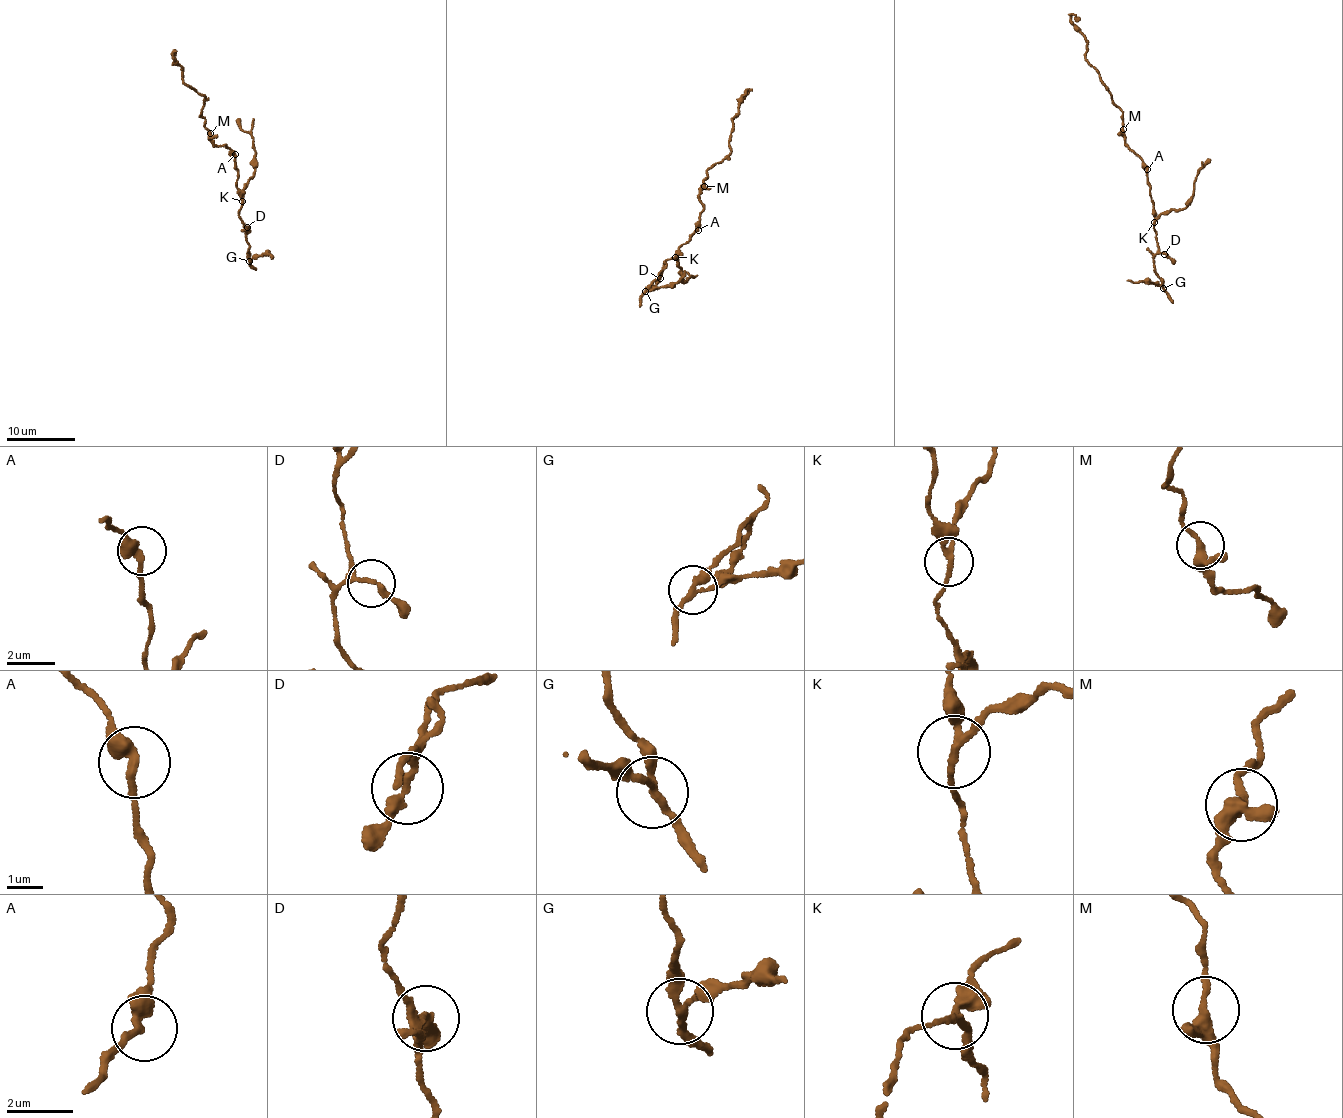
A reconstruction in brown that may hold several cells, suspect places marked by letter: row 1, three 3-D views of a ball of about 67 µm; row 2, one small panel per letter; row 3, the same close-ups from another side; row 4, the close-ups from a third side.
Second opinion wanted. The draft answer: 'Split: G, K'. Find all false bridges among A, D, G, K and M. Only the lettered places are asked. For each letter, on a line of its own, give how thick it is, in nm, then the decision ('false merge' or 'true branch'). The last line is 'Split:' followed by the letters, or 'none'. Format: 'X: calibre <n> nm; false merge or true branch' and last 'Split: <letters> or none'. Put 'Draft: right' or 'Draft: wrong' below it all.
A: calibre 320 nm; true branch
D: calibre 180 nm; true branch
G: calibre 200 nm; false merge
K: calibre 160 nm; false merge
M: calibre 280 nm; true branch
Split: G, K
Draft: right

